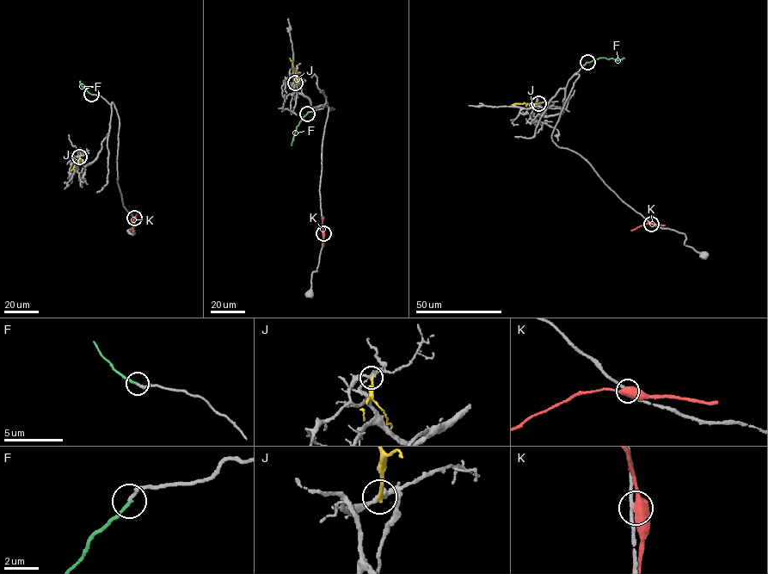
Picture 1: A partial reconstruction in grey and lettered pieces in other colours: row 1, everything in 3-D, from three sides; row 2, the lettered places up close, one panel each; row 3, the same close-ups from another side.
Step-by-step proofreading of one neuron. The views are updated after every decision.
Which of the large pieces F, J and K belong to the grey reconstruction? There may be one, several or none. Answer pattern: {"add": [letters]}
{"add": ["F"]}

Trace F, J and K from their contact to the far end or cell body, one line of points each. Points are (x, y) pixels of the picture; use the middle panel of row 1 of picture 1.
F: (307, 114), (297, 126), (291, 145)
J: (296, 83), (292, 61), (289, 58)
K: (322, 233), (323, 217)

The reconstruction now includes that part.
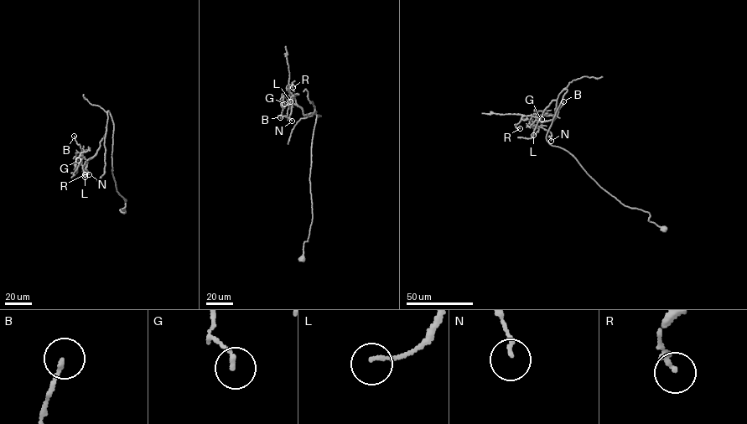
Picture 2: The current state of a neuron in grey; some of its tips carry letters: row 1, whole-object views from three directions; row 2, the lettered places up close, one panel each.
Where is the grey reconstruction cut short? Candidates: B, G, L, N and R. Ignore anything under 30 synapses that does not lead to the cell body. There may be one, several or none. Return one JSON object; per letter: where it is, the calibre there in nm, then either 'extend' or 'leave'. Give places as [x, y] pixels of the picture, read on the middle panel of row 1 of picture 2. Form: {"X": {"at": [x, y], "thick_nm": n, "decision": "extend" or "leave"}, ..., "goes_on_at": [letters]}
{"B": {"at": [280, 117], "thick_nm": 130, "decision": "leave"}, "G": {"at": [284, 104], "thick_nm": 130, "decision": "leave"}, "L": {"at": [290, 101], "thick_nm": 130, "decision": "leave"}, "N": {"at": [292, 121], "thick_nm": 130, "decision": "leave"}, "R": {"at": [293, 87], "thick_nm": 160, "decision": "leave"}, "goes_on_at": []}

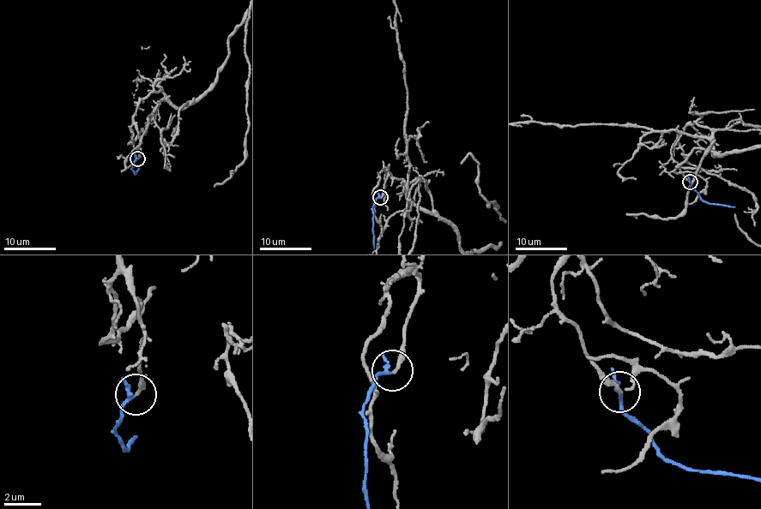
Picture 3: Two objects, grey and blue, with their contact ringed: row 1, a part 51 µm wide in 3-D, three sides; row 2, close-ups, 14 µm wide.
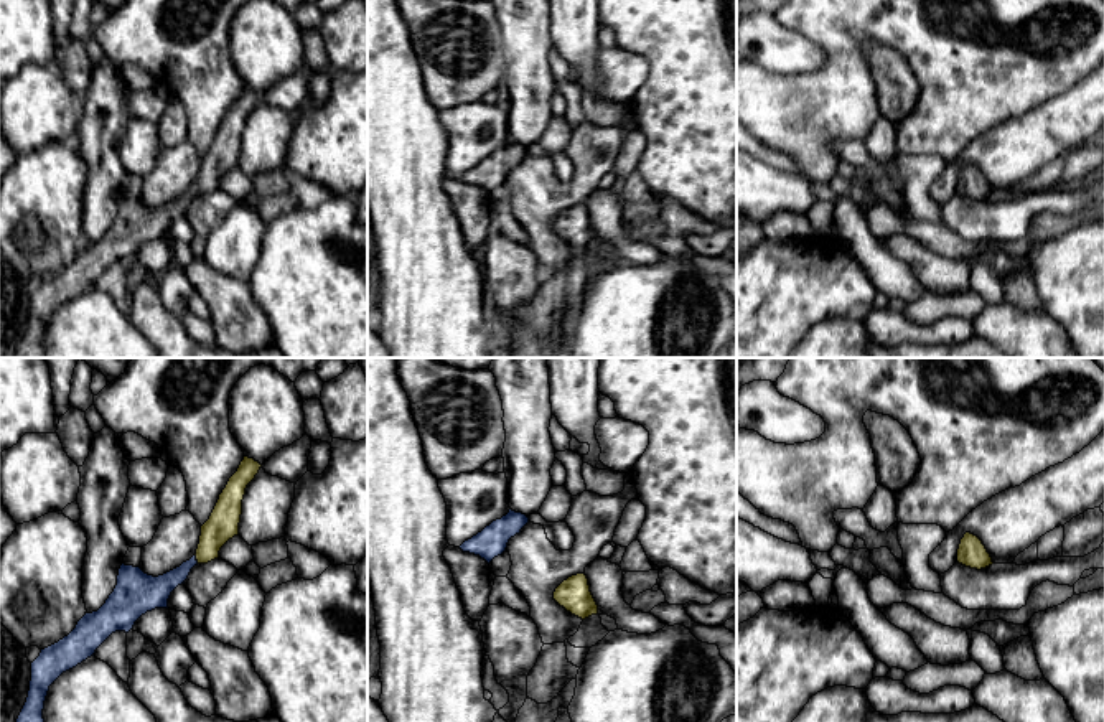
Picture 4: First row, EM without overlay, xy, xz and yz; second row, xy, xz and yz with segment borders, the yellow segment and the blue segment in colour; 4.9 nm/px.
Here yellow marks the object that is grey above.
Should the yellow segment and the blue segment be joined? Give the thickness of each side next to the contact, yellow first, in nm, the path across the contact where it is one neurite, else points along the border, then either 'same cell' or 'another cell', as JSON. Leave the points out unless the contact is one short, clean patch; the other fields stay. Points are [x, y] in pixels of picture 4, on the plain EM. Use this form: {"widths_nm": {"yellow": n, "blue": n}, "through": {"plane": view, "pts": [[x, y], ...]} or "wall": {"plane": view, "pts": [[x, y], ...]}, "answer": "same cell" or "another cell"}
{"widths_nm": {"yellow": 160, "blue": 140}, "through": {"plane": "xy", "pts": [[223, 155], [196, 190], [157, 221]]}, "answer": "same cell"}

